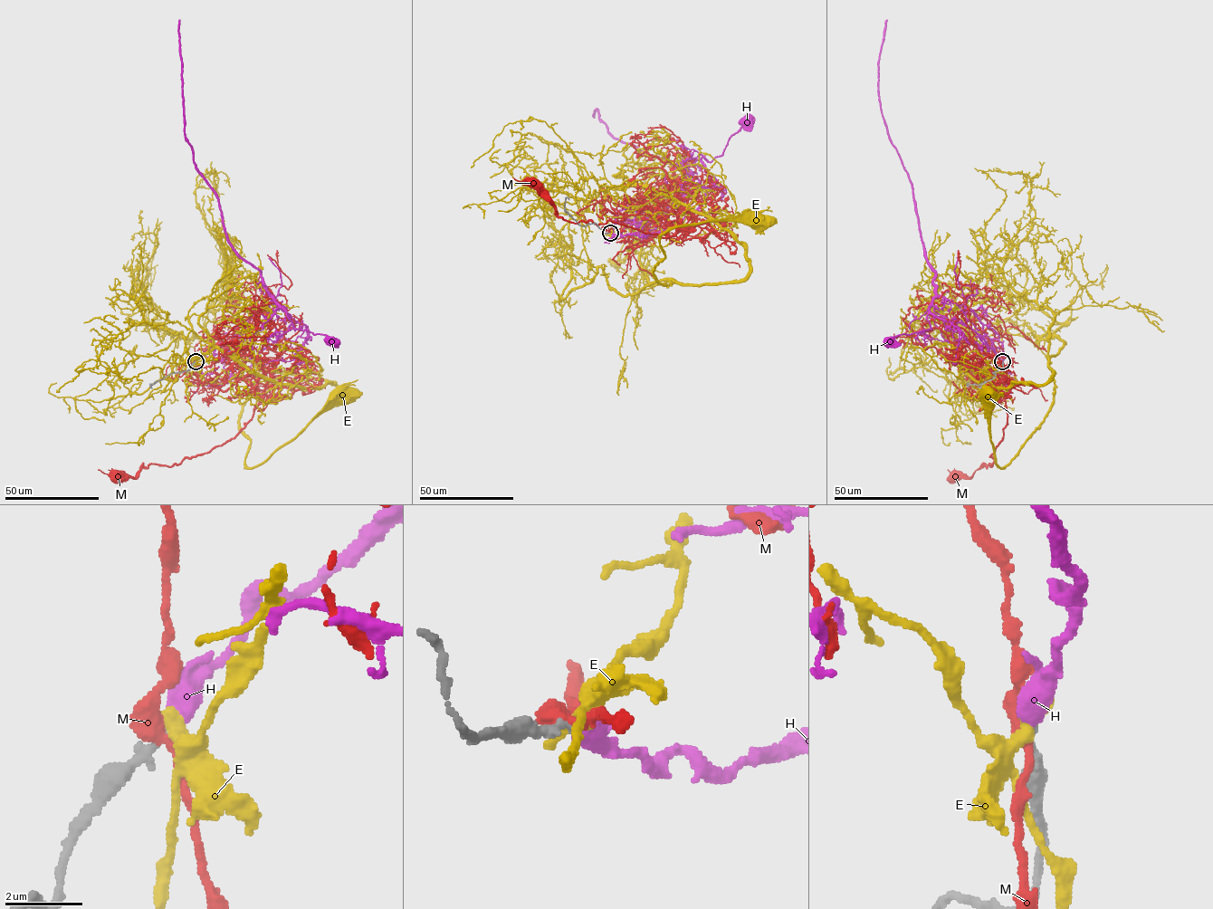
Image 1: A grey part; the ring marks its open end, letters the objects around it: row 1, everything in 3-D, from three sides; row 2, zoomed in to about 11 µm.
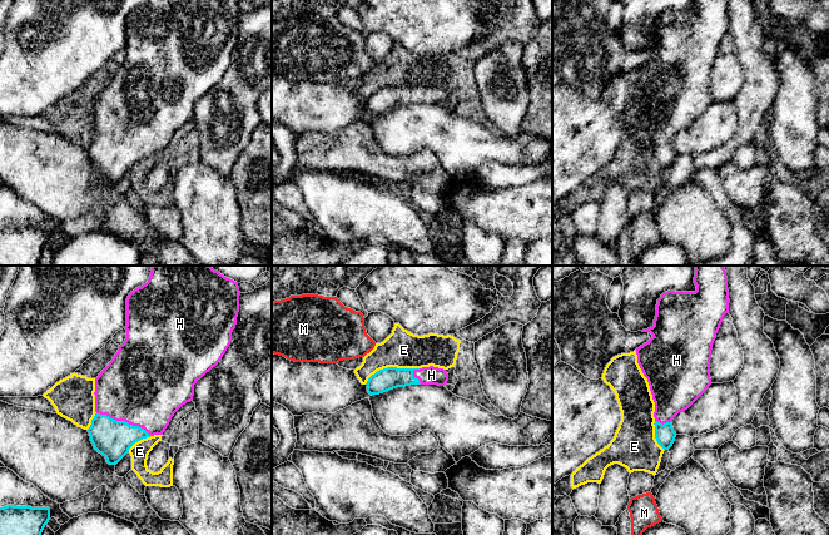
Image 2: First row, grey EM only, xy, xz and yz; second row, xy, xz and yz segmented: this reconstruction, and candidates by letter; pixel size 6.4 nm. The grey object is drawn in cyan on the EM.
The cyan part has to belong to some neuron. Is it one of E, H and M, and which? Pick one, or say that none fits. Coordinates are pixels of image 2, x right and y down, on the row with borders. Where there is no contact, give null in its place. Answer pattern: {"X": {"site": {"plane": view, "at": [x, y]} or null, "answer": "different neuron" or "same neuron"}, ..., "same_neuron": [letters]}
{"E": {"site": {"plane": "xz", "at": [391, 367]}, "answer": "different neuron"}, "H": {"site": {"plane": "xy", "at": [124, 421]}, "answer": "same neuron"}, "M": {"site": null, "answer": "different neuron"}, "same_neuron": ["H"]}

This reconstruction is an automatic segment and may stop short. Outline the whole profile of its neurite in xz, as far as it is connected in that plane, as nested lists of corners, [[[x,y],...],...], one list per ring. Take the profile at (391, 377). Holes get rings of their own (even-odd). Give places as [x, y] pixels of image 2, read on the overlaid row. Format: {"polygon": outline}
{"polygon": [[[387,367],[377,371],[367,381],[367,392],[379,395],[397,387],[411,385],[437,385],[445,386],[448,381],[448,373],[438,367],[422,368],[397,368]]]}

